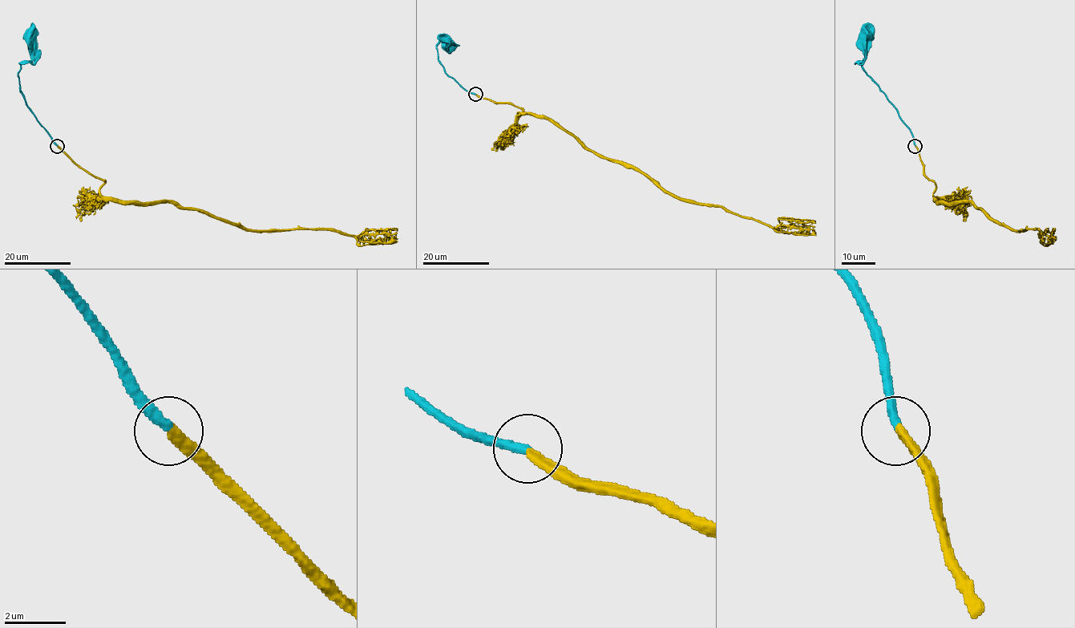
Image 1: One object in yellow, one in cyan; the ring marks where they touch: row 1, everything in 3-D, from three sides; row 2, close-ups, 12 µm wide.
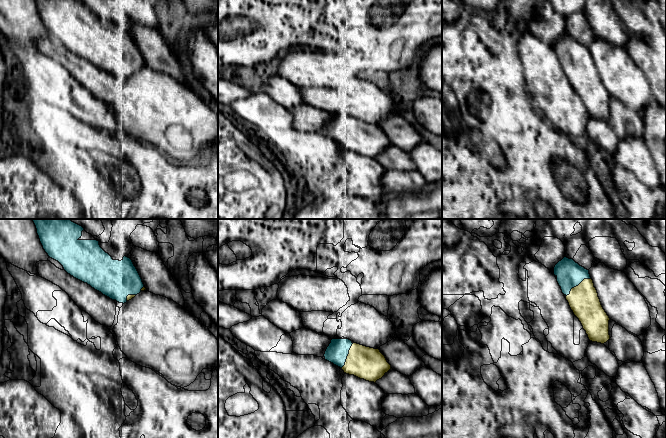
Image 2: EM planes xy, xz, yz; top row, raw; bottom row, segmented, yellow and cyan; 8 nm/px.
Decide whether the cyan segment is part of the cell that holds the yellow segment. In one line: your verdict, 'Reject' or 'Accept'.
Reject

